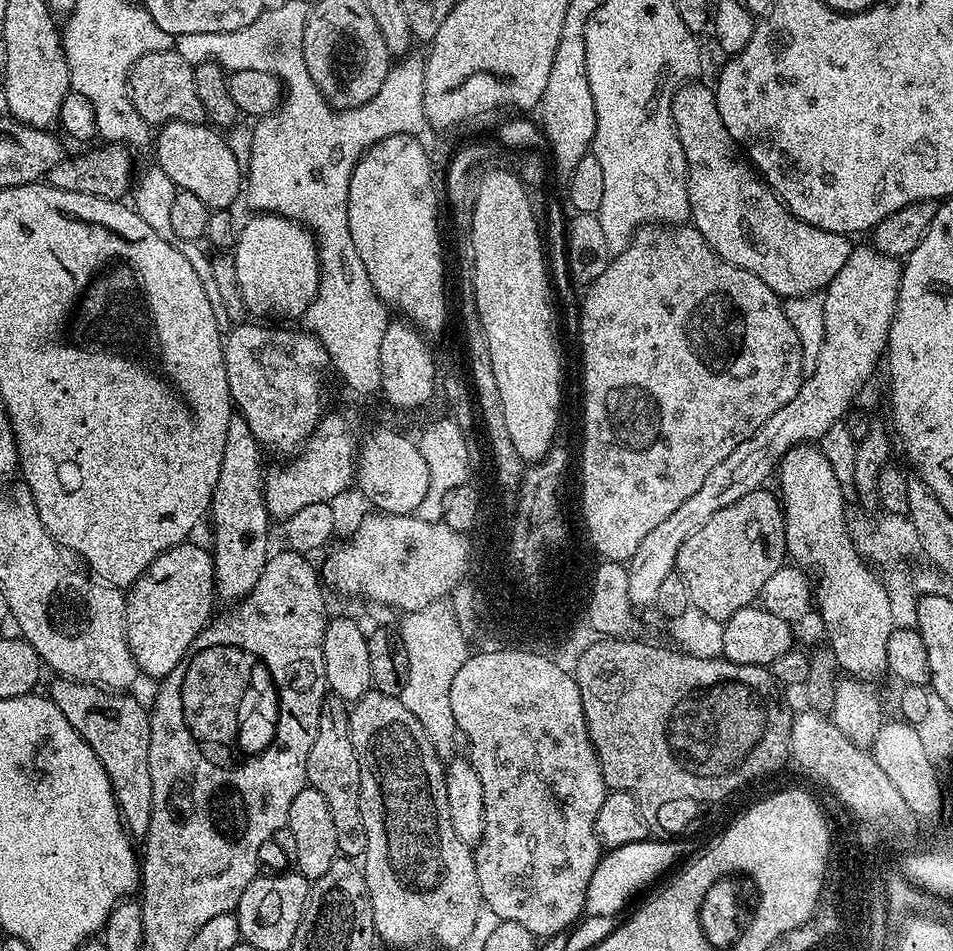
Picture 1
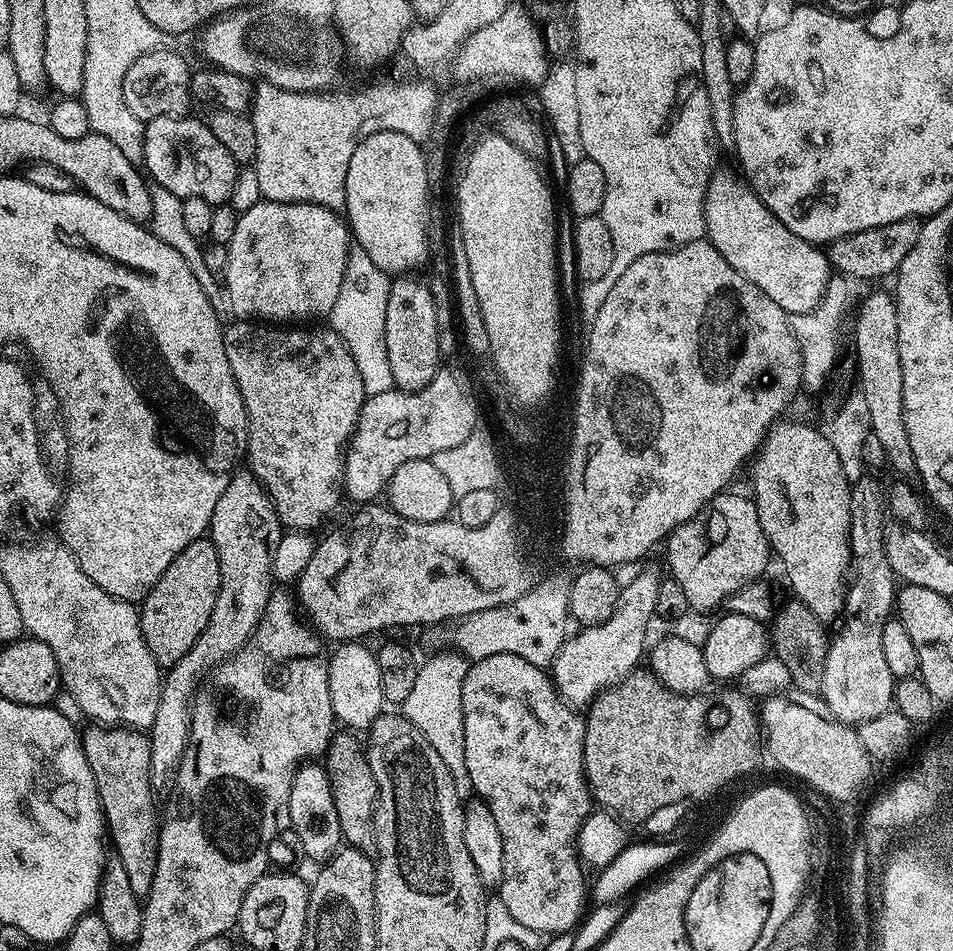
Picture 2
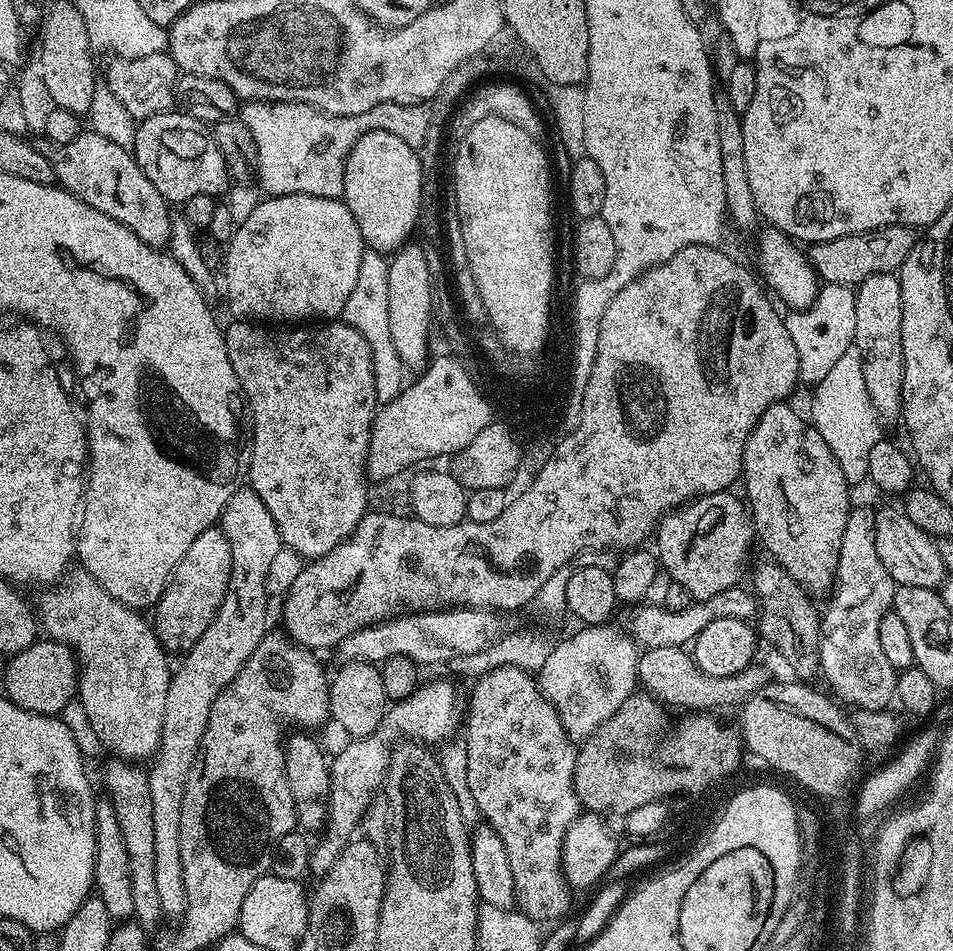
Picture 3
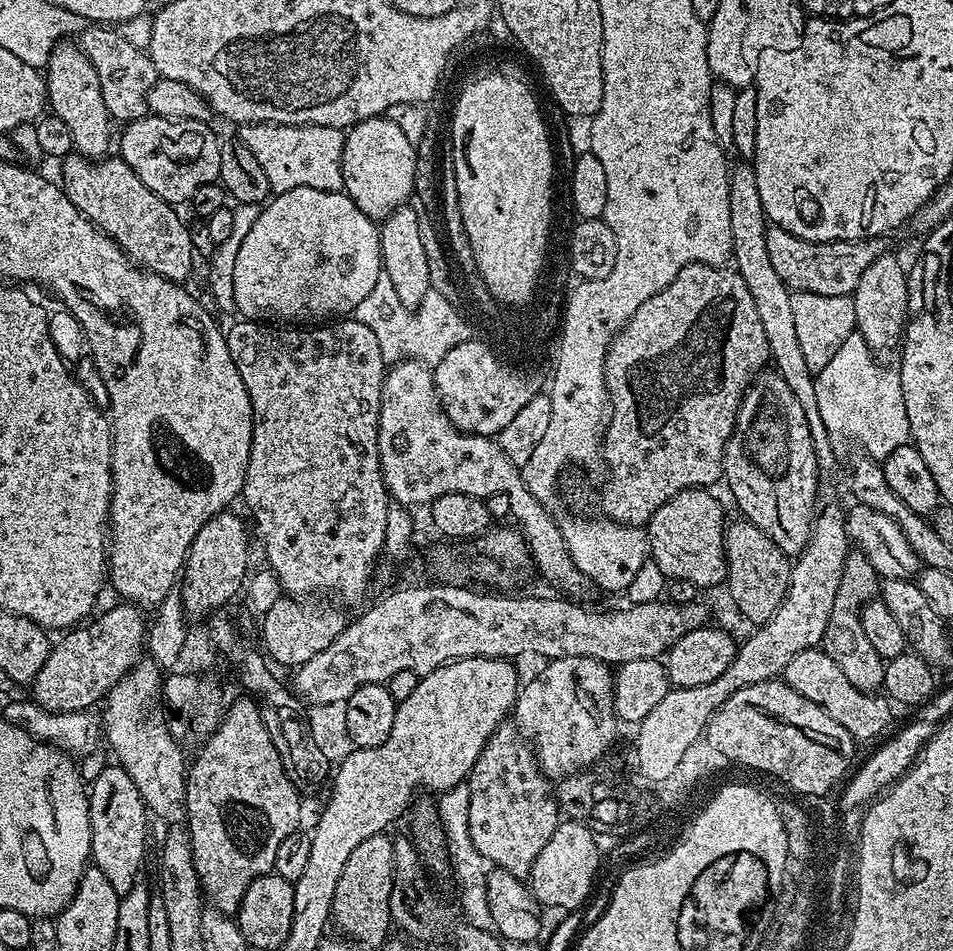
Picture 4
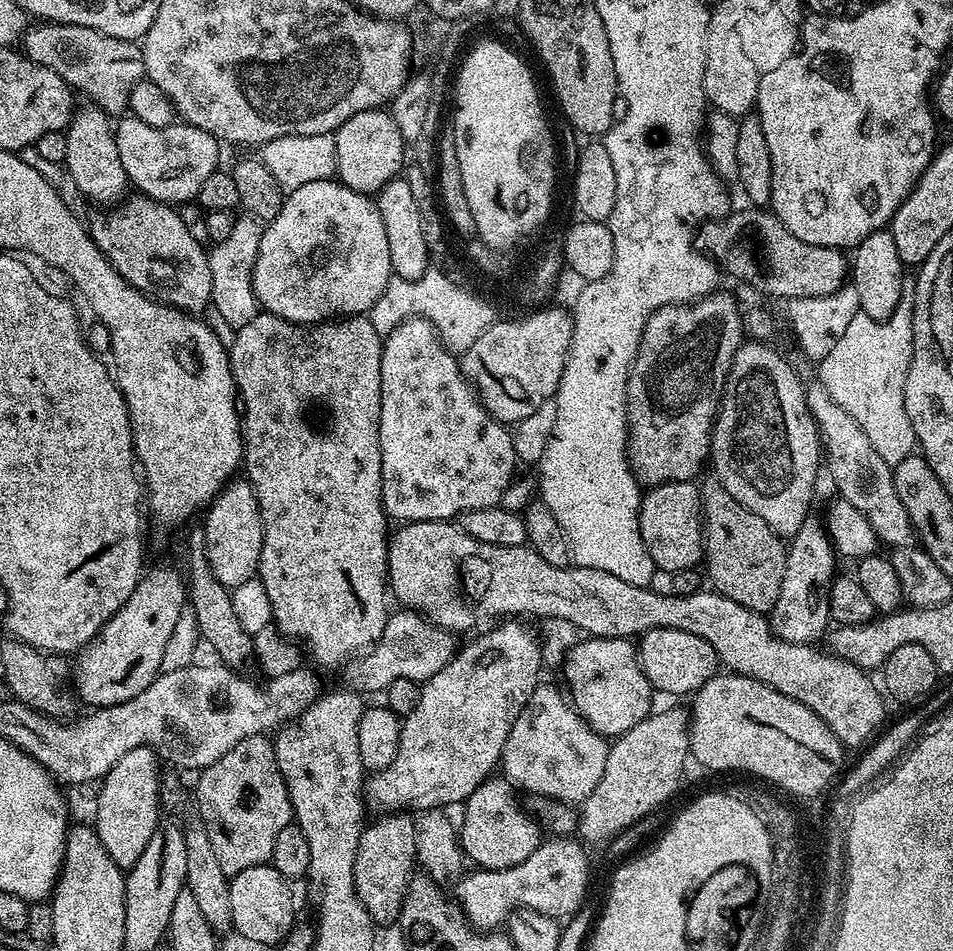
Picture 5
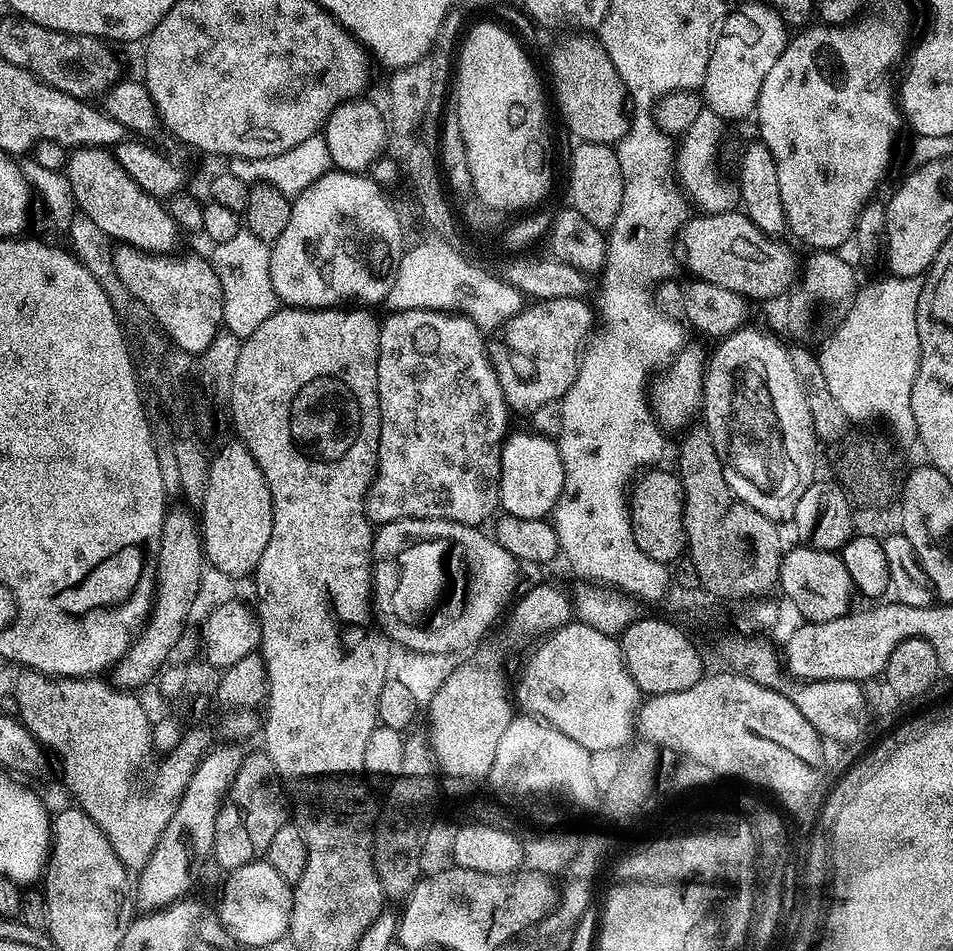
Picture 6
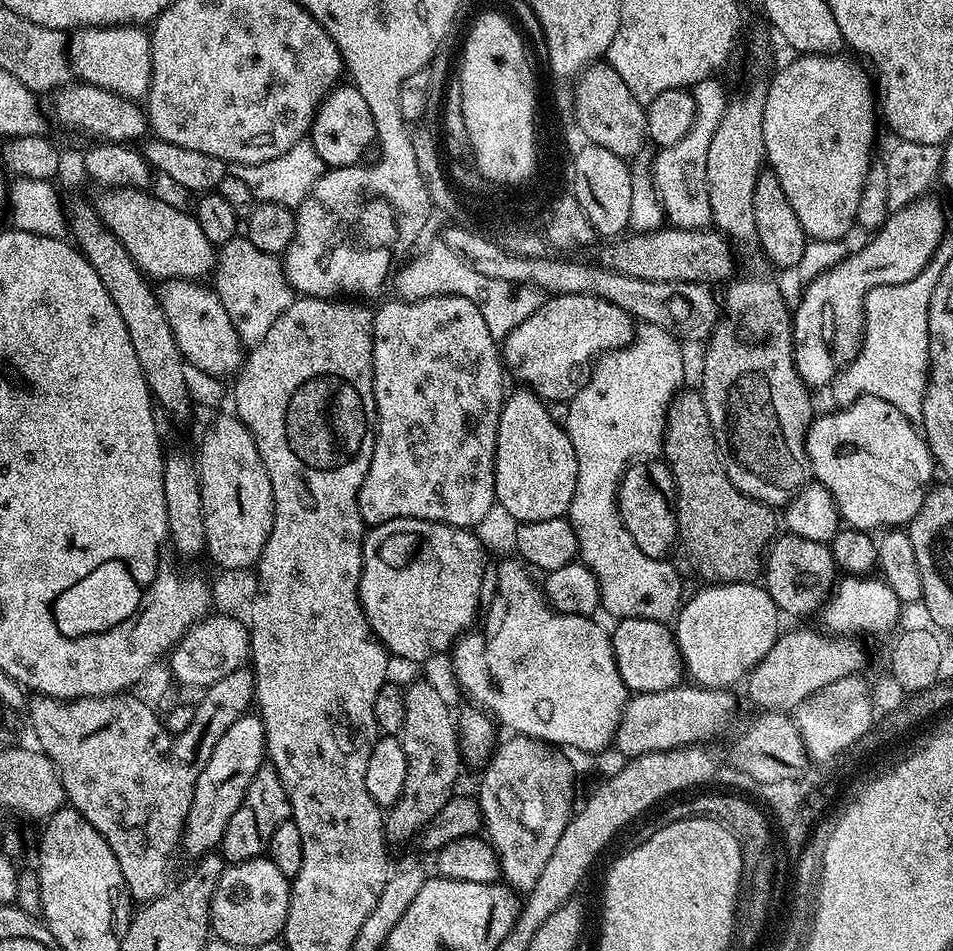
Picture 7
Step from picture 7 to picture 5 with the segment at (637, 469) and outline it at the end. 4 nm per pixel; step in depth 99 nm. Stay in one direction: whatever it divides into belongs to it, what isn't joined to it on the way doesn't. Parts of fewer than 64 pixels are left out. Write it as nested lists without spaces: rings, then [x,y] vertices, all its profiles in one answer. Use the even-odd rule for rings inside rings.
[[[690,480],[651,485],[640,502],[640,533],[650,558],[661,573],[697,567],[704,559],[701,489]]]

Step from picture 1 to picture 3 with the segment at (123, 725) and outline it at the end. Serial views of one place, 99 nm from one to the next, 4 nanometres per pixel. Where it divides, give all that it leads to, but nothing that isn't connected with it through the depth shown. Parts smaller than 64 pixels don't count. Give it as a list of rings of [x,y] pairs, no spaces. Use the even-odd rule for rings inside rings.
[[[108,758],[104,764],[104,788],[116,811],[118,826],[129,854],[131,897],[134,898],[133,917],[135,923],[152,934],[156,923],[162,920],[164,911],[154,879],[154,817],[150,803],[148,773],[139,763],[123,758]]]

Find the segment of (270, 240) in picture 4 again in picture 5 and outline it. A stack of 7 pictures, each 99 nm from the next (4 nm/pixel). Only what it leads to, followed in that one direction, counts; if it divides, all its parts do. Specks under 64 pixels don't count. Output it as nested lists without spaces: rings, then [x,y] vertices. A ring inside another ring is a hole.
[[[329,178],[318,182],[306,182],[306,186],[298,186],[293,192],[287,193],[278,214],[264,224],[262,242],[256,251],[256,260],[252,263],[252,292],[256,295],[256,300],[261,309],[271,316],[277,316],[295,324],[311,326],[331,322],[337,318],[371,313],[374,302],[378,302],[382,290],[386,290],[388,279],[393,274],[392,263],[390,262],[390,242],[386,242],[386,230],[382,226],[382,214],[378,214],[375,199],[371,195],[350,190],[341,184],[339,179]]]

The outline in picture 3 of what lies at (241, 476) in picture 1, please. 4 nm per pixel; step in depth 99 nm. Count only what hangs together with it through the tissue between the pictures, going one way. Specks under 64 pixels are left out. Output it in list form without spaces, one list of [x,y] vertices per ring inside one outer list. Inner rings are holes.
[[[242,486],[226,502],[222,510],[218,527],[226,534],[230,542],[230,582],[226,586],[226,594],[222,598],[222,606],[218,606],[218,614],[214,614],[214,622],[206,626],[206,634],[194,642],[194,646],[183,657],[184,660],[172,674],[170,690],[166,694],[166,714],[162,722],[162,738],[159,749],[154,757],[156,765],[147,769],[150,782],[150,803],[154,817],[154,879],[158,885],[158,895],[162,901],[164,916],[183,917],[186,907],[186,886],[182,882],[182,842],[180,841],[180,823],[182,822],[182,794],[186,782],[190,778],[190,770],[200,753],[200,743],[206,734],[206,722],[210,718],[210,706],[214,706],[214,698],[225,688],[230,681],[242,670],[242,666],[258,650],[258,642],[262,642],[264,633],[269,631],[268,603],[270,597],[267,592],[266,578],[270,572],[270,565],[277,557],[280,548],[280,535],[274,526],[274,518],[270,518],[270,510],[266,510],[266,502],[254,494],[250,486]]]

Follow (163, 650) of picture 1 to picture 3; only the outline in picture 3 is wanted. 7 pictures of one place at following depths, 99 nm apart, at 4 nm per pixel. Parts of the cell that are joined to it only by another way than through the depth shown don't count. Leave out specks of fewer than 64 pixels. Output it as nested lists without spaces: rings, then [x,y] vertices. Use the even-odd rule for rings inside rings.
[[[220,527],[202,530],[202,534],[194,538],[190,550],[182,554],[182,562],[174,566],[166,590],[154,606],[156,637],[160,639],[165,652],[187,654],[194,642],[198,642],[198,638],[206,634],[206,626],[214,622],[214,614],[218,614],[218,606],[222,606],[222,598],[230,582],[231,565],[230,542]]]

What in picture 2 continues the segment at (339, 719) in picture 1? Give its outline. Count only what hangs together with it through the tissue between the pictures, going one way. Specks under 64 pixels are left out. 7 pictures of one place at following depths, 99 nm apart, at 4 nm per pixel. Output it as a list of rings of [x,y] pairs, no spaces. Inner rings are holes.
[[[340,730],[328,742],[322,756],[322,764],[326,769],[332,793],[334,794],[334,810],[338,810],[338,826],[343,843],[356,848],[362,854],[372,856],[376,851],[376,839],[372,829],[372,811],[376,808],[376,783],[374,774],[368,765],[368,757],[362,751],[362,744],[355,740],[353,733]]]

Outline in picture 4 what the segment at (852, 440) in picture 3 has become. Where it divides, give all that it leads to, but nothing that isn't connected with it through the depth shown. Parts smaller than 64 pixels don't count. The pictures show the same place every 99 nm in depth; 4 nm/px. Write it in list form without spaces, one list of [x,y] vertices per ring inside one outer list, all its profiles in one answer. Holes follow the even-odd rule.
[[[854,331],[846,342],[842,342],[838,354],[830,358],[826,366],[822,366],[820,372],[815,373],[814,395],[818,398],[819,413],[822,414],[823,425],[829,435],[830,442],[835,446],[841,446],[847,440],[853,440],[864,447],[863,455],[871,460],[883,462],[888,455],[898,446],[909,443],[910,422],[906,418],[906,402],[902,398],[900,389],[900,373],[895,367],[883,368],[876,360],[872,348],[862,338],[860,332]]]

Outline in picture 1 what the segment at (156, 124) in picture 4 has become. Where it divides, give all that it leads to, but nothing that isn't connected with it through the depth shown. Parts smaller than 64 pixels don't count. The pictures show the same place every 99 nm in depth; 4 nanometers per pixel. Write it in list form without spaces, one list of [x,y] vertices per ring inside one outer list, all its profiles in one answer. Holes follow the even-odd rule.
[[[171,120],[155,133],[155,146],[155,163],[166,172],[170,181],[176,184],[179,191],[202,198],[208,209],[228,210],[239,196],[241,199],[242,173],[238,168],[237,159],[231,154],[225,137],[215,127],[207,123]]]

